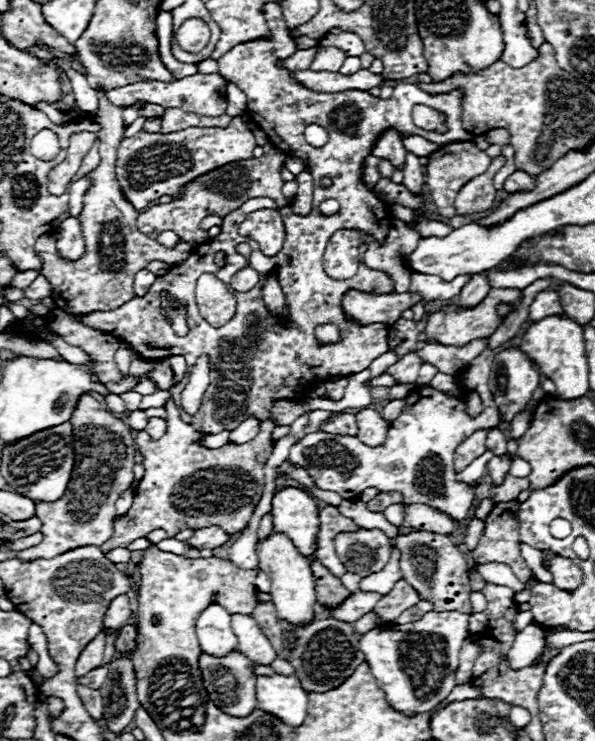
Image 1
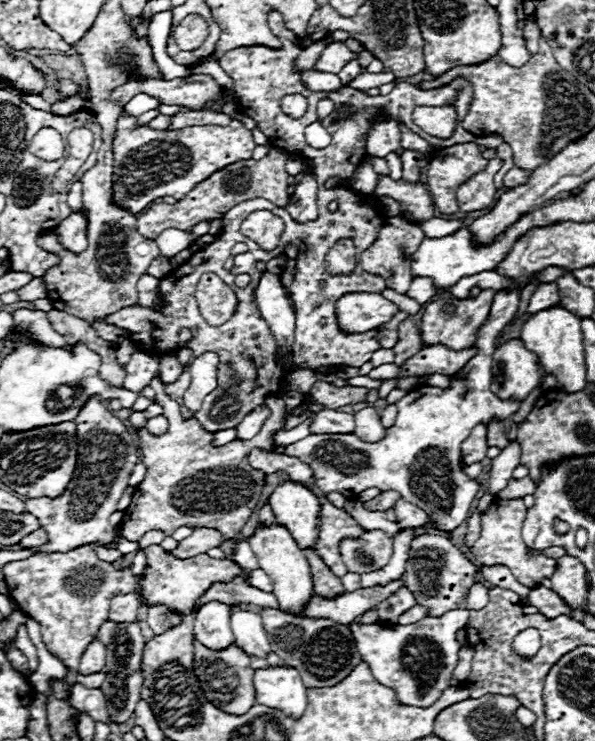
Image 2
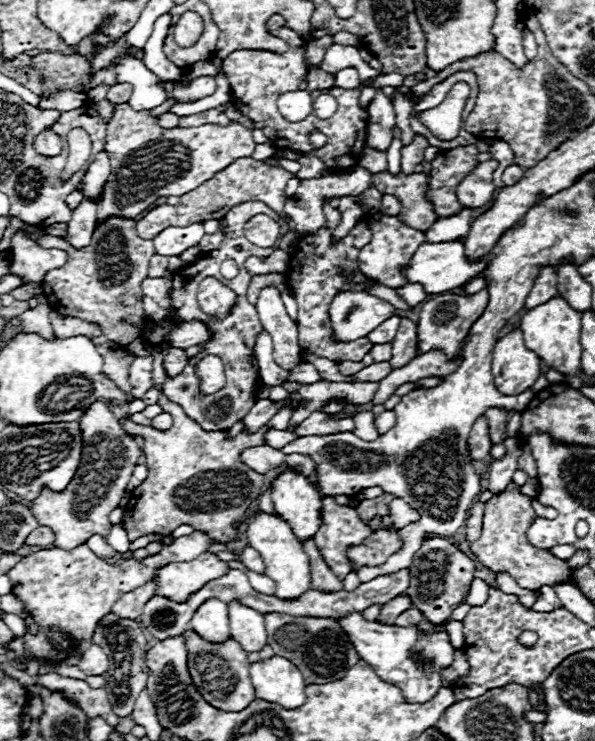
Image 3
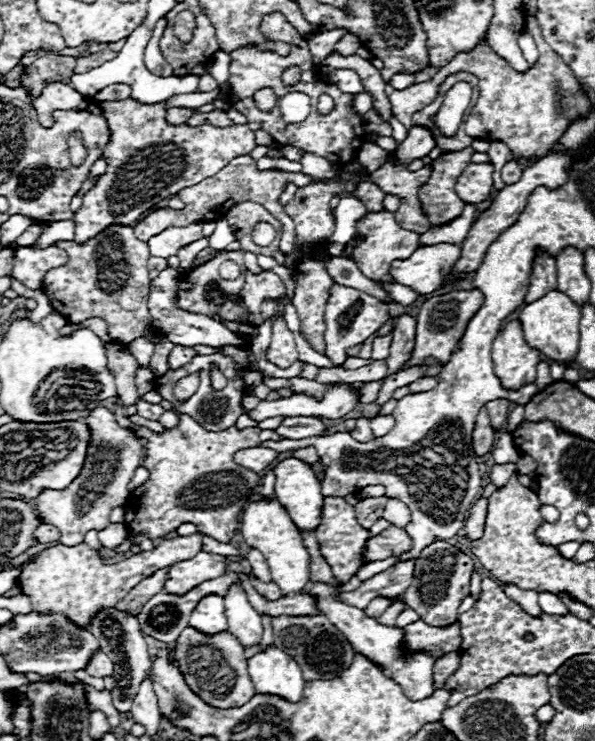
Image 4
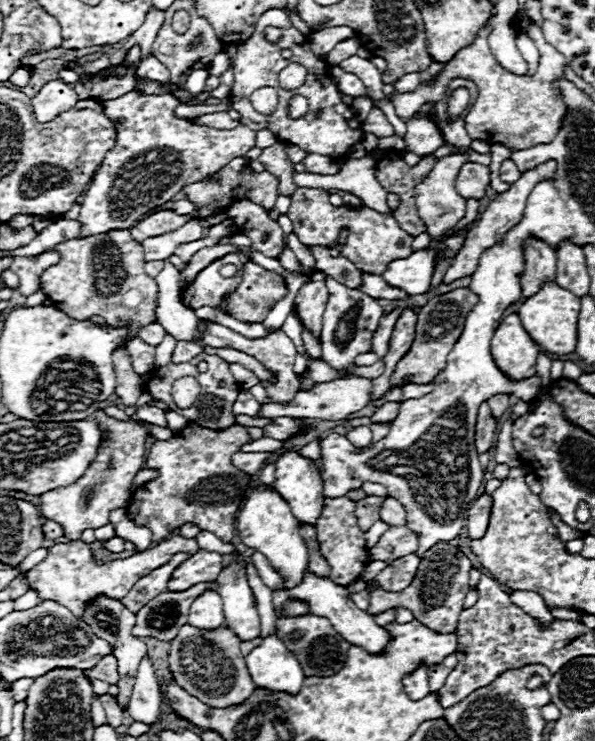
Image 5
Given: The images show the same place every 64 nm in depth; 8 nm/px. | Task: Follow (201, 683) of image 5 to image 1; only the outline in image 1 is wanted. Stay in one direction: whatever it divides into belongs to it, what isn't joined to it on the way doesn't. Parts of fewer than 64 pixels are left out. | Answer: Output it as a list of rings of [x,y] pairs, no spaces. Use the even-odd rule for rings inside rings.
[[[232,652],[232,656],[226,656],[222,660],[214,658],[214,656],[200,656],[200,670],[204,676],[204,688],[210,694],[210,700],[222,708],[222,712],[230,714],[230,716],[238,716],[244,718],[248,714],[254,712],[256,708],[256,674],[252,670],[252,662],[242,656],[240,652]]]

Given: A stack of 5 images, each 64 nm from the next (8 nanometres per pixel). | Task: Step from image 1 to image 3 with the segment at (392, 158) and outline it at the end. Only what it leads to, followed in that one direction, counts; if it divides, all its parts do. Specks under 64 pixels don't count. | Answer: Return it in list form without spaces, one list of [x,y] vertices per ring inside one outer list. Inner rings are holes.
[[[376,88],[376,96],[370,106],[370,124],[366,128],[366,146],[386,152],[394,140],[394,126],[394,108],[382,90]]]

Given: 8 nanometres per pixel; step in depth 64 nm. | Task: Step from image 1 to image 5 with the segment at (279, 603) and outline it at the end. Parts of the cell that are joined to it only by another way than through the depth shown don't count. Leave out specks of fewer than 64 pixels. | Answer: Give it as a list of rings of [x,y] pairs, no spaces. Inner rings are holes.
[[[254,490],[238,510],[236,530],[248,548],[262,552],[270,560],[274,570],[282,574],[286,588],[294,588],[302,582],[304,572],[308,570],[308,548],[300,536],[298,520],[294,520],[290,506],[276,490]]]

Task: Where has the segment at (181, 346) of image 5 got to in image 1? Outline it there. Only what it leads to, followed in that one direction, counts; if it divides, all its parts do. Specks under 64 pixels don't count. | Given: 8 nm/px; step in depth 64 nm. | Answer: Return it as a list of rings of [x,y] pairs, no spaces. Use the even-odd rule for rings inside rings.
[[[160,360],[154,364],[154,370],[150,372],[150,380],[156,384],[158,390],[168,390],[172,386],[172,370],[168,360]]]

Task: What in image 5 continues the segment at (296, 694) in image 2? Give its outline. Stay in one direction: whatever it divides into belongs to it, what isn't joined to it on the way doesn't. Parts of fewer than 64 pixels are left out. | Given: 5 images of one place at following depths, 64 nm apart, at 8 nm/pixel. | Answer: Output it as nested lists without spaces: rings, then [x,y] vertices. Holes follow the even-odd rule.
[[[276,634],[264,638],[262,644],[246,656],[246,668],[256,688],[298,694],[304,682],[304,672],[296,656]]]

